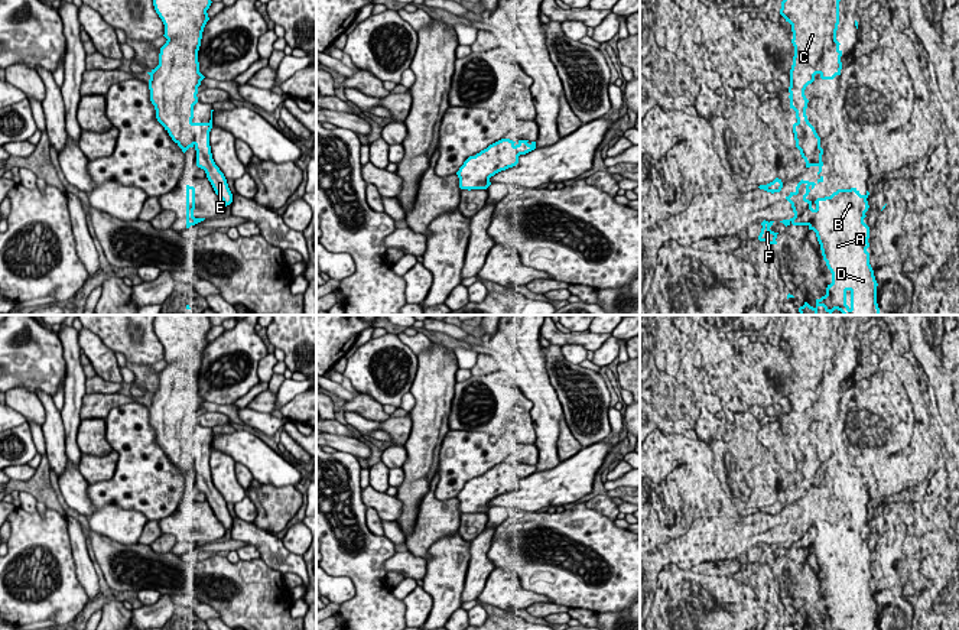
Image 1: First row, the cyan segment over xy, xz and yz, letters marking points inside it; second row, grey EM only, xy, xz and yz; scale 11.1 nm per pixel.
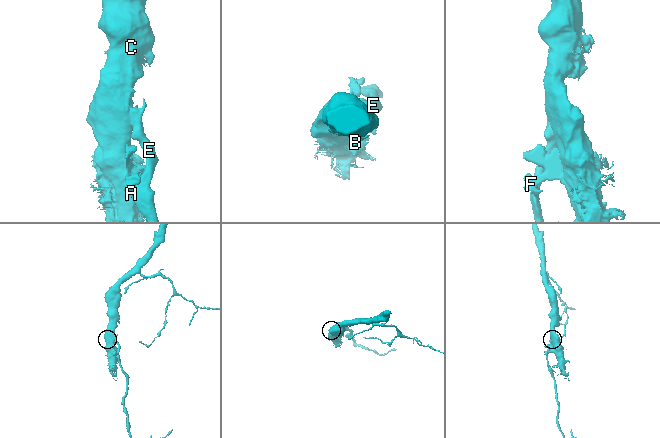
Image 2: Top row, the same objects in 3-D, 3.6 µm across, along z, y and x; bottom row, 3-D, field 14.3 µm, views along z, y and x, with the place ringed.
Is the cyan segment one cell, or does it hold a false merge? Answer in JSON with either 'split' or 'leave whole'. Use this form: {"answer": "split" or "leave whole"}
{"answer": "leave whole"}

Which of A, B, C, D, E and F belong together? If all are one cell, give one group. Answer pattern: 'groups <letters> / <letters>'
groups A B C D E F

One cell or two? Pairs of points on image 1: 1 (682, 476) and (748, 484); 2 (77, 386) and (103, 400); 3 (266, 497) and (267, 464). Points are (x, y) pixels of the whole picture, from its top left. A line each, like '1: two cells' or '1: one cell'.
1: one cell
2: two cells
3: two cells

